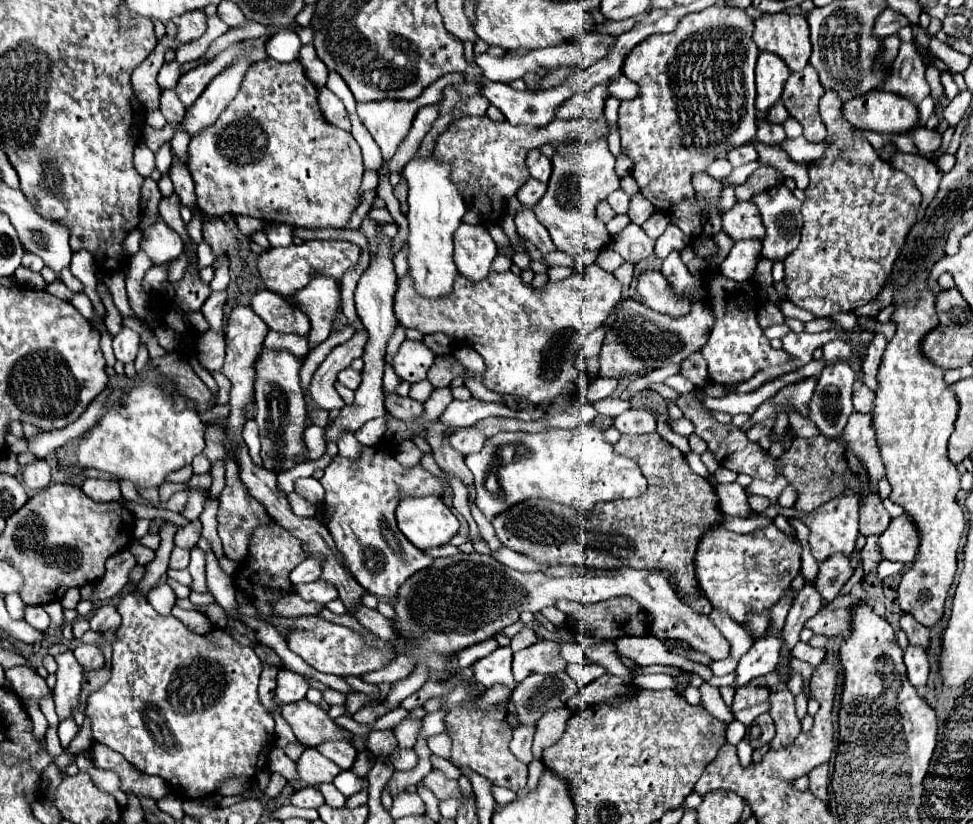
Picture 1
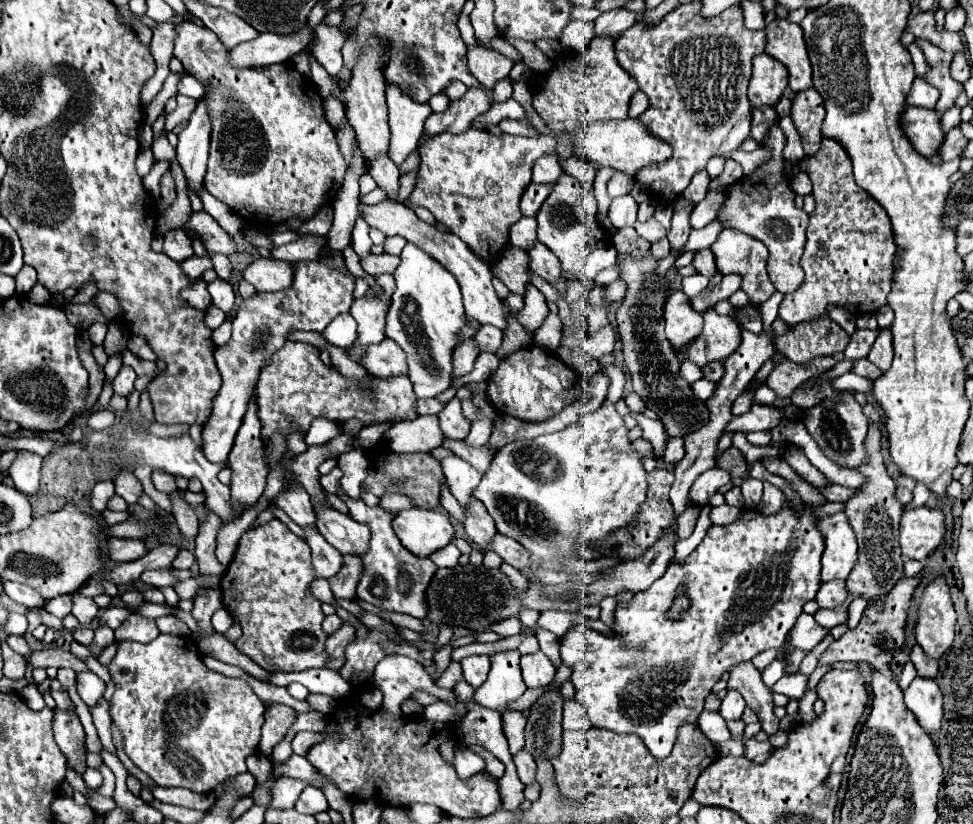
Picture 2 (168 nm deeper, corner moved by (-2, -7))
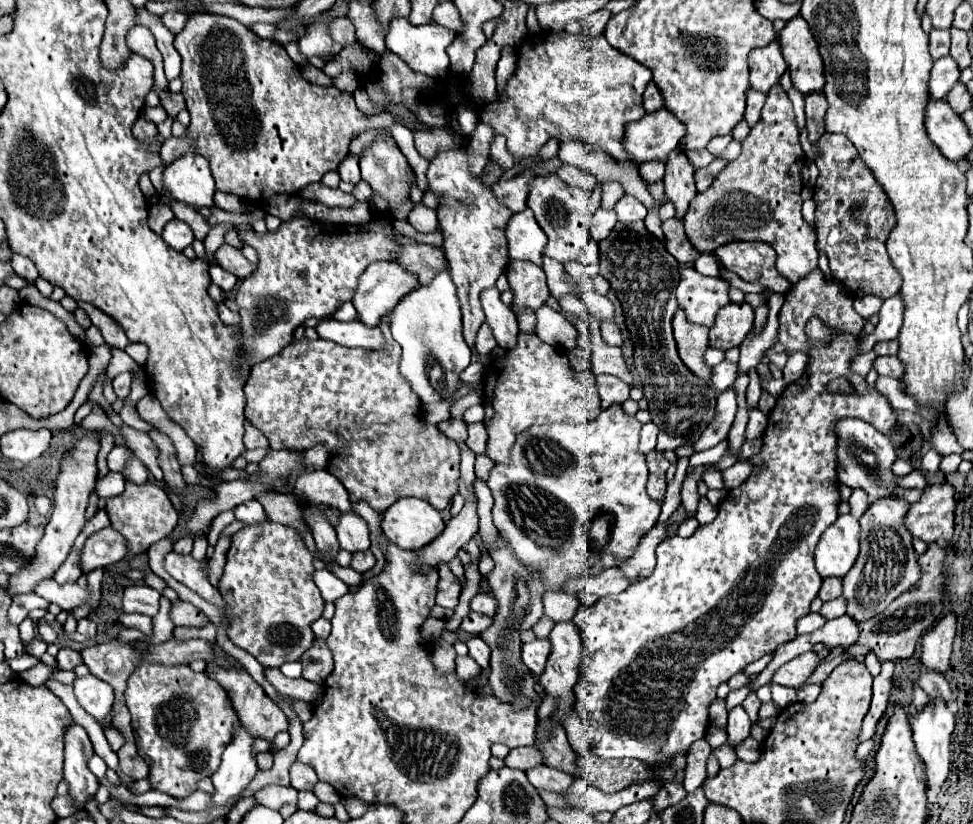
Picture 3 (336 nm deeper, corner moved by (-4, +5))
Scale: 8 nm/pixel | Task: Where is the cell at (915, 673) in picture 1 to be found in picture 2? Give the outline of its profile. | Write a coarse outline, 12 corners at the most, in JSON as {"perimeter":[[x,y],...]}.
{"perimeter":[[915,677],[905,705],[935,737],[943,695],[935,679]]}

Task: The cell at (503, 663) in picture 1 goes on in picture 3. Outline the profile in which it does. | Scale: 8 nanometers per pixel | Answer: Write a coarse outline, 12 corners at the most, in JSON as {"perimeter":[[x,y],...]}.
{"perimeter":[[479,637],[467,639],[469,655],[489,667],[487,643]]}

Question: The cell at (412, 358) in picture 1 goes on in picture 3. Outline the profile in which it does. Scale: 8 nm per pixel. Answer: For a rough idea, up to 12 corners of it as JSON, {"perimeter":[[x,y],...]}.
{"perimeter":[[325,319],[317,335],[343,347],[383,349],[377,327]]}

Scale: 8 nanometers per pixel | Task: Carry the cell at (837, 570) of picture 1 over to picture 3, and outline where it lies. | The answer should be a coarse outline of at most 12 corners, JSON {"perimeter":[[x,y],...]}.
{"perimeter":[[839,577],[823,579],[821,601],[841,597]]}

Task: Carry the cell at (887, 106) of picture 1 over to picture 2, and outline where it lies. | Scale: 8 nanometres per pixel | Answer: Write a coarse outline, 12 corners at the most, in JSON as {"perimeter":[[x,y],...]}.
{"perimeter":[[907,105],[901,129],[923,157],[945,133],[933,109]]}

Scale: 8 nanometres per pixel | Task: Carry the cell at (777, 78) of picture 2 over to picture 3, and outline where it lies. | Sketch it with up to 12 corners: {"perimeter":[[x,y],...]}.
{"perimeter":[[781,45],[749,53],[751,87],[767,93],[787,69]]}

